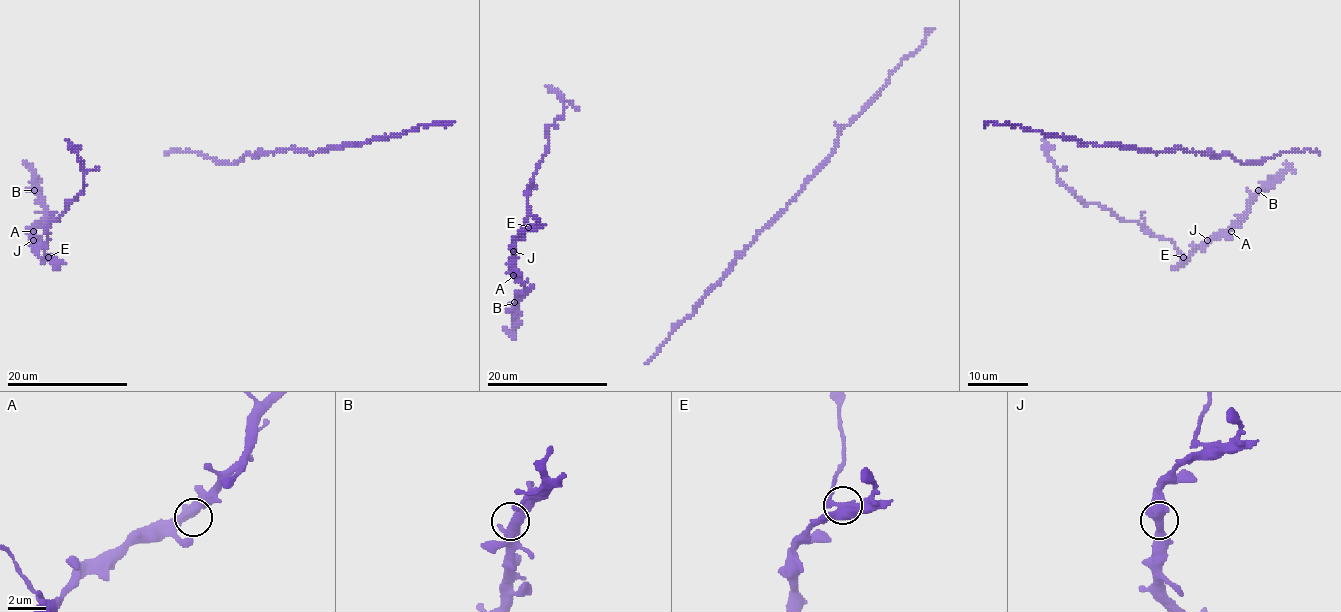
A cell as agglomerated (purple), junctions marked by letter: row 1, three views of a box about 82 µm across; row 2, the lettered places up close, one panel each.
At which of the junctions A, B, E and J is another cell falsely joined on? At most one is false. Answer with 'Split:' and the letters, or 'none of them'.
Split: E

